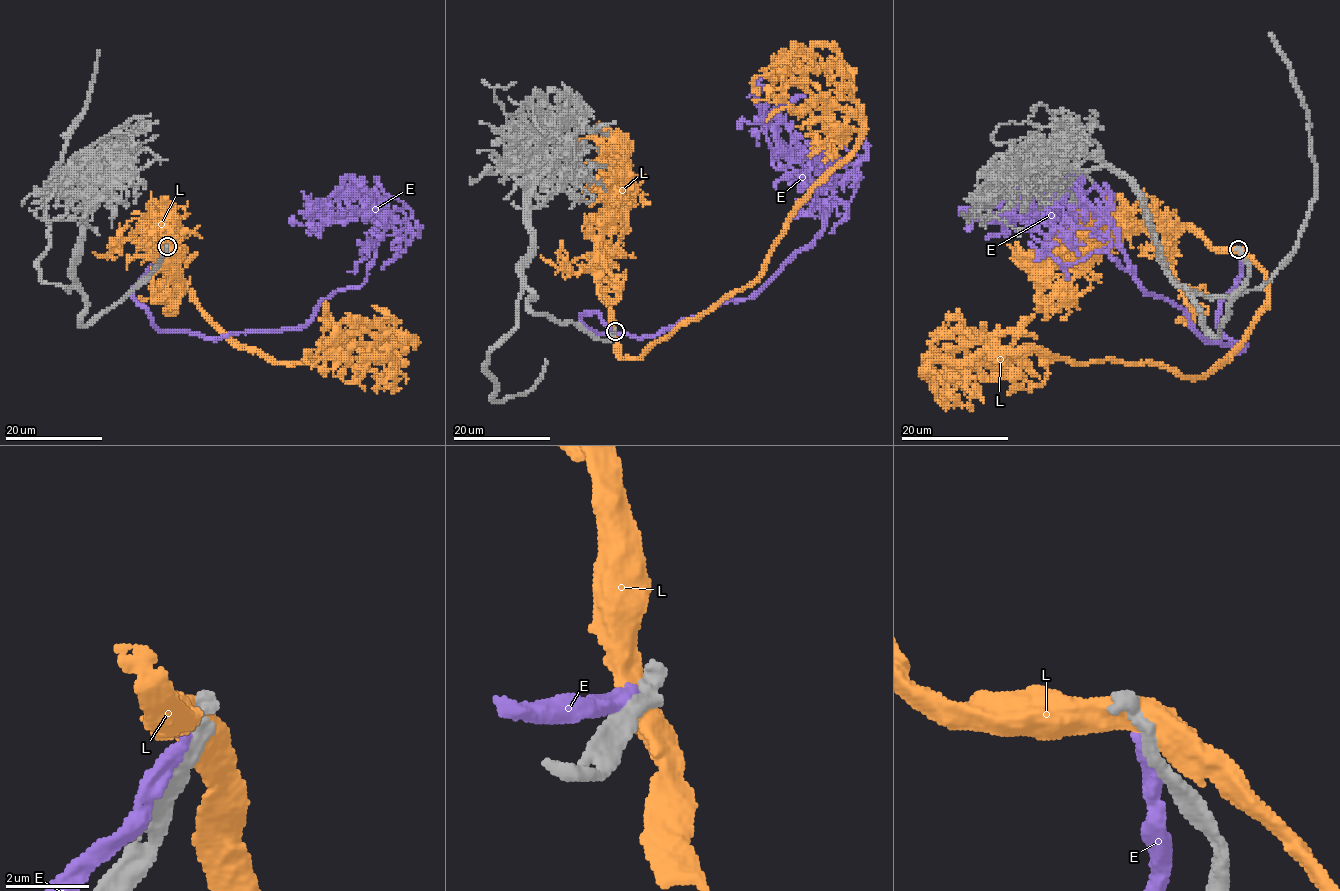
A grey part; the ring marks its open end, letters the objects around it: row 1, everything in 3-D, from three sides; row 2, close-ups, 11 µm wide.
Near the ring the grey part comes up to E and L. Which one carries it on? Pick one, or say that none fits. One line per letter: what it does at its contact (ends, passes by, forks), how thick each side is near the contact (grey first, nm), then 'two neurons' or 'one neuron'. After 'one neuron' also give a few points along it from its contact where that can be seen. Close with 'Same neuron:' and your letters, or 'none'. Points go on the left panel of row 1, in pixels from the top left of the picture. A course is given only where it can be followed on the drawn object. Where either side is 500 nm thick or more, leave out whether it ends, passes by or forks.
E: it ends there; 360 nm thick on the grey side, 440 nm on the other; two neurons
L: 550 nm thick on the grey side, 650 nm on the other; two neurons
Same neuron: none

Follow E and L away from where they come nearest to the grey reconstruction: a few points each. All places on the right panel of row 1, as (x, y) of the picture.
E: (1242, 254), (1218, 321), (1235, 349), (1149, 294), (1082, 201), (983, 205), (967, 232)
L: (1240, 252), (1263, 272), (1266, 306), (1201, 376), (1030, 348), (930, 356), (947, 388)

